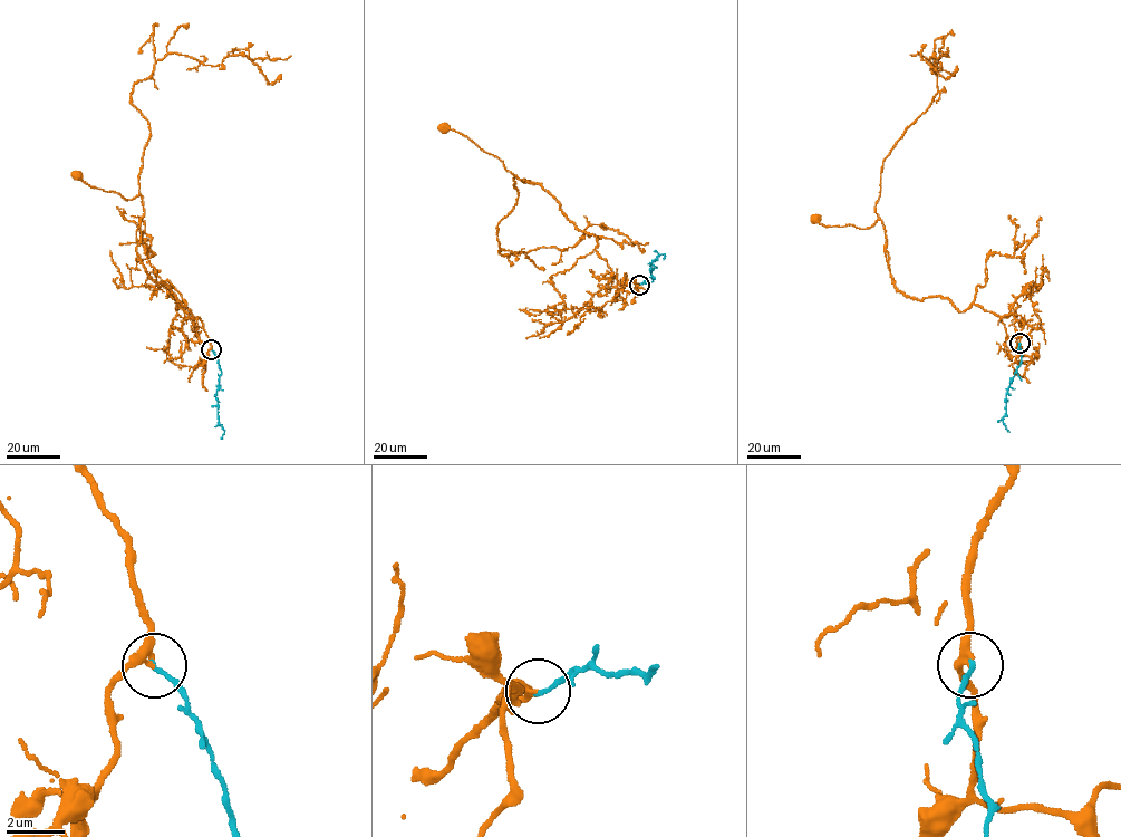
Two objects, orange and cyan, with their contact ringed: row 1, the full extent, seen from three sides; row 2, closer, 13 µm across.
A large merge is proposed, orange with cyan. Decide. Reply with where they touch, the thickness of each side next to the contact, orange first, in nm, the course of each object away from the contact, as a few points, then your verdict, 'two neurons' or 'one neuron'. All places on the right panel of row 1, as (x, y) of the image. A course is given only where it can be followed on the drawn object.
at (1020, 343); 240 nm thick on the orange side, 150 nm on the other; orange runs (1020, 343), (1020, 315), (897, 288), (879, 220), (813, 219); cyan runs (1020, 343), (1020, 366), (1005, 395), (1006, 412), (1002, 420), (1010, 431); one neuron

